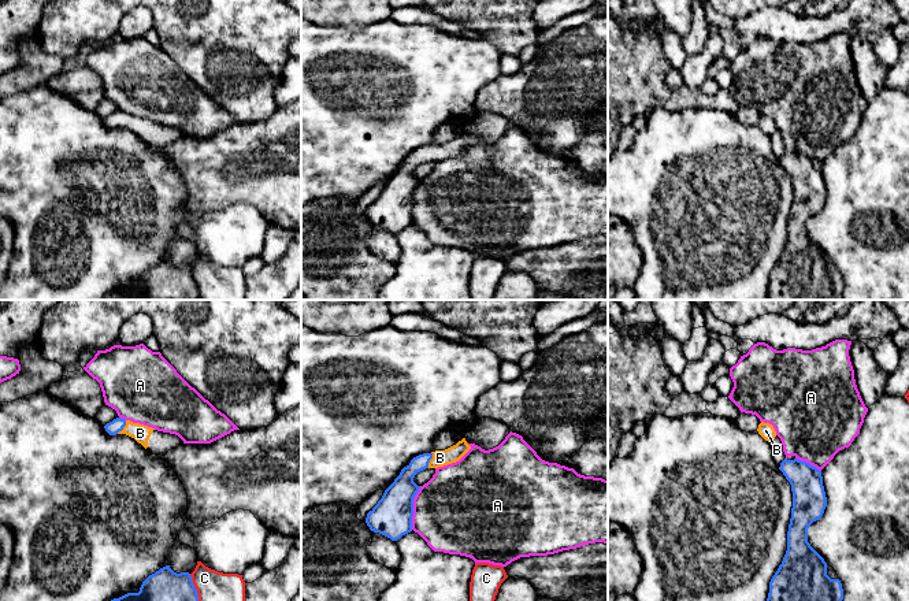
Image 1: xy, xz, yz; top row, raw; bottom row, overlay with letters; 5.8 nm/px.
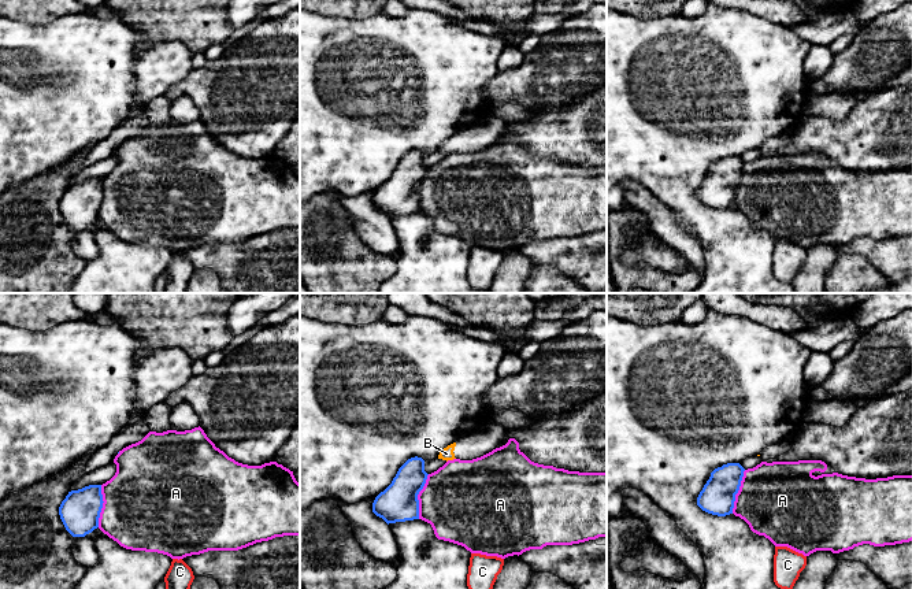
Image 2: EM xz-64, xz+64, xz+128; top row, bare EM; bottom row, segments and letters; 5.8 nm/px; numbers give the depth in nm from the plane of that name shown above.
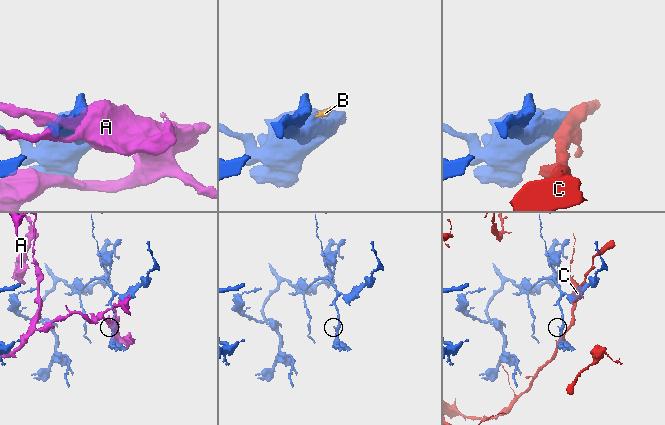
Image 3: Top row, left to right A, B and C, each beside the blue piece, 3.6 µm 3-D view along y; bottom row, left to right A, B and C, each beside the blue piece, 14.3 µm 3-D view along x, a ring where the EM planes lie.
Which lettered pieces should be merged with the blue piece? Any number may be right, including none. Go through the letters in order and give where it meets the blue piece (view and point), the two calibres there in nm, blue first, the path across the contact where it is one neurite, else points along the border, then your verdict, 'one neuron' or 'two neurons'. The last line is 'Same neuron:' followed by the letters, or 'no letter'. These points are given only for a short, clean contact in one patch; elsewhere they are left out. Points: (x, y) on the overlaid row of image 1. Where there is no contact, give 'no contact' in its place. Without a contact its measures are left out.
A: xz (412, 508) | 240/480 nm | two neurons
B: xz (430, 459) | 160/100 nm | across xz (403, 490), (405, 477), (430, 459), (440, 457) | one neuron
C: xy (195, 587) | 190/180 nm | two neurons
Same neuron: B

